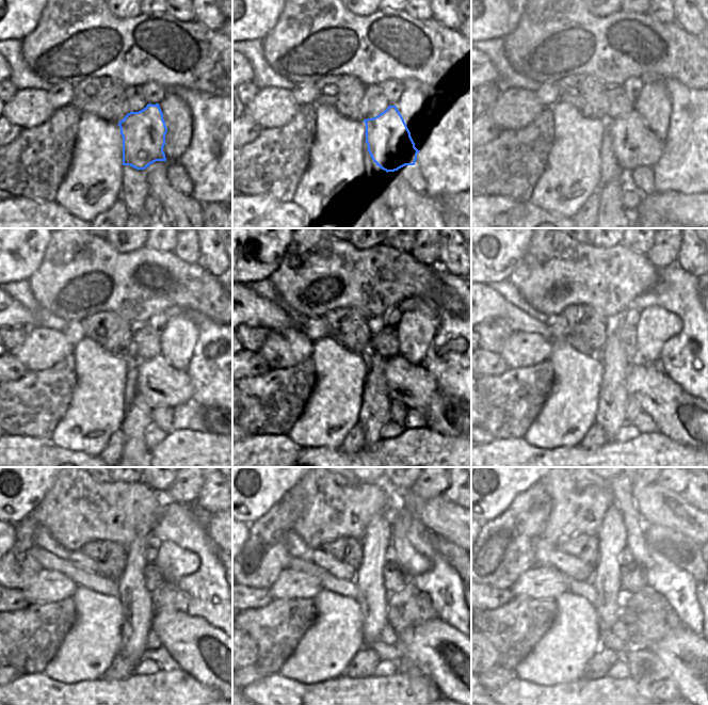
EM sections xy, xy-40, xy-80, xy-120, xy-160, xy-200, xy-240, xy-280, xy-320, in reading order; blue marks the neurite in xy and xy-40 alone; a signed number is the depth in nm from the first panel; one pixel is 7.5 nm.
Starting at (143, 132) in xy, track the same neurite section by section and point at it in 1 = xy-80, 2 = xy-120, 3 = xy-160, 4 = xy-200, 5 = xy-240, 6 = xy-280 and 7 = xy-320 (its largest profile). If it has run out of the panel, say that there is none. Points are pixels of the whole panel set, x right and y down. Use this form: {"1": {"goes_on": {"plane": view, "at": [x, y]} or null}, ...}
{"1": {"goes_on": {"plane": "xy-80", "at": [634, 145]}}, "2": {"goes_on": {"plane": "xy-120", "at": [159, 384]}}, "3": {"goes_on": {"plane": "xy-160", "at": [413, 386]}}, "4": {"goes_on": {"plane": "xy-200", "at": [688, 420]}}, "5": {"goes_on": {"plane": "xy-240", "at": [205, 653]}}, "6": {"goes_on": {"plane": "xy-280", "at": [449, 658]}}, "7": {"goes_on": {"plane": "xy-320", "at": [688, 657]}}}

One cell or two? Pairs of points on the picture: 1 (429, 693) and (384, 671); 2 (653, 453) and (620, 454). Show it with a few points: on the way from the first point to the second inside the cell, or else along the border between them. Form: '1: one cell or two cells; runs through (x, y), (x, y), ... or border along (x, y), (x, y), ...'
1: two cells; border along (397, 672), (387, 676), (372, 675)
2: one cell; runs through (644, 454), (628, 454)

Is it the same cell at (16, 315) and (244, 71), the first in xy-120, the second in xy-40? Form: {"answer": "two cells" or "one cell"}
{"answer": "one cell"}

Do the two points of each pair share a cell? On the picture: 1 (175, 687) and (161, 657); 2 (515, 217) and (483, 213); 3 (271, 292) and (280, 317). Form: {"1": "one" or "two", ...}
{"1": "two", "2": "one", "3": "two"}

